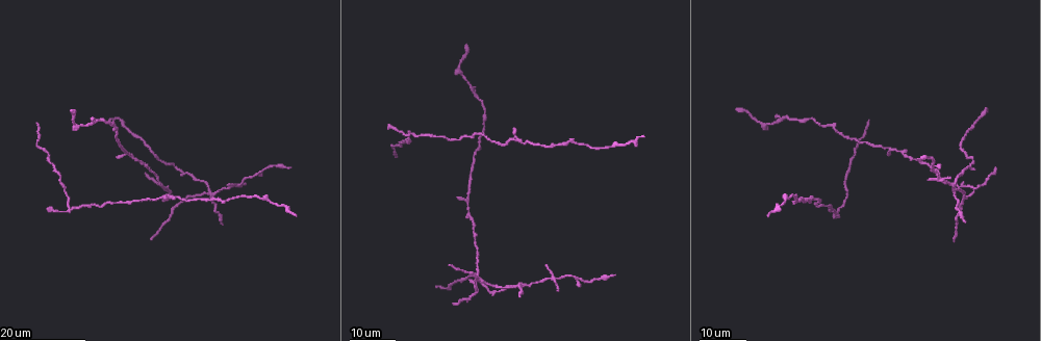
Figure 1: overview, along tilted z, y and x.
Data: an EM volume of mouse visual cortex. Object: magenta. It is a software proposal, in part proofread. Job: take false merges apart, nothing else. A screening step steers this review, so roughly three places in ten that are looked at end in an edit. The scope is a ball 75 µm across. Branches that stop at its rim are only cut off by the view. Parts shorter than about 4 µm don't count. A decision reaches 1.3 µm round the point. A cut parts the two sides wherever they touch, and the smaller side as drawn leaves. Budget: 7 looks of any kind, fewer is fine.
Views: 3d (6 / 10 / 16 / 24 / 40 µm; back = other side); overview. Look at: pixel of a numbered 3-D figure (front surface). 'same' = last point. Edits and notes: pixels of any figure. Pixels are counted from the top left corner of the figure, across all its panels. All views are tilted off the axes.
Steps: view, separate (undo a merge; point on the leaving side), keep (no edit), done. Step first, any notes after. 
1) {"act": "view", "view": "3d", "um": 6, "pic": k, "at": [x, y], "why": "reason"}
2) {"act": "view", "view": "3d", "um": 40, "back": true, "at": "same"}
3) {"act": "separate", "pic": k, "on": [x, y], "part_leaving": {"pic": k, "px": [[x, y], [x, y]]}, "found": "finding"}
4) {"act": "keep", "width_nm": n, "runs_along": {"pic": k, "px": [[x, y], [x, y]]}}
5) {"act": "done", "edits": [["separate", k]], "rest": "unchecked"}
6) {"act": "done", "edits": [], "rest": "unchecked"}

{"act": "view", "view": "3d", "um": 16, "pic": 1, "at": [167, 190], "why": "narrows sharply"}

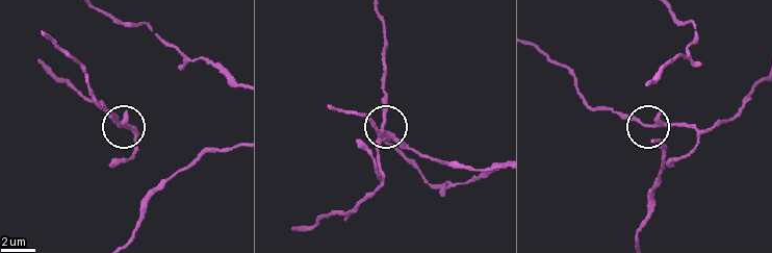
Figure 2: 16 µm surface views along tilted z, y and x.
{"act": "view", "view": "3d", "um": 6, "pic": 2, "at": [647, 124], "why": "closer look"}

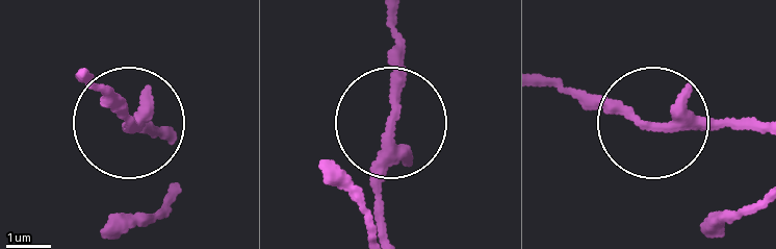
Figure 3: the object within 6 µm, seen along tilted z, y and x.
{"act": "keep", "width_nm": 200, "runs_along": {"pic": 3, "px": [[82, 78], [112, 91], [132, 126], [152, 129]]}, "found": "one neuron here"}

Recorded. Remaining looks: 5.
{"act": "view", "view": "3d", "um": 16, "pic": 1, "at": [212, 194], "why": "four or more arms meet"}

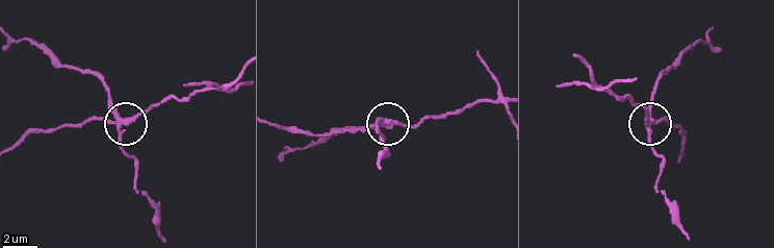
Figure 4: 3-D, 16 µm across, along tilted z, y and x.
{"act": "view", "view": "3d", "um": 10, "pic": 4, "at": [382, 118]}

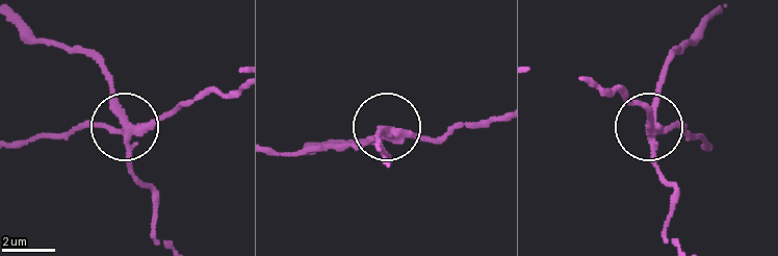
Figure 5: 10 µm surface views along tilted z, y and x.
{"act": "separate", "pic": 5, "on": [100, 127], "part_leaving": {"pic": 5, "px": [[134, 131], [151, 128], [212, 92], [236, 94]]}, "found": "two neurons meet here"}

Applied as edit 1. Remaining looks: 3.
{"act": "view", "view": "3d", "um": 16, "pic": 1, "at": [474, 230], "why": "thin neck"}

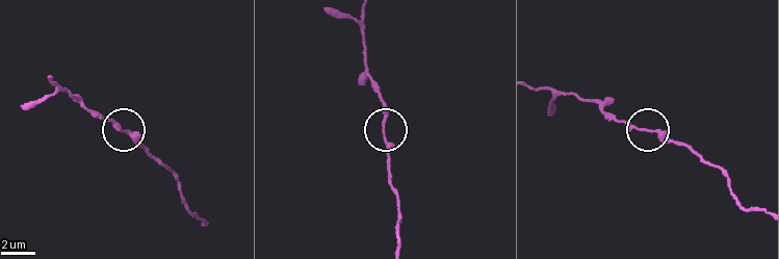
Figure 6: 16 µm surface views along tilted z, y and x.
{"act": "view", "view": "3d", "um": 6, "pic": 6, "at": [646, 129]}

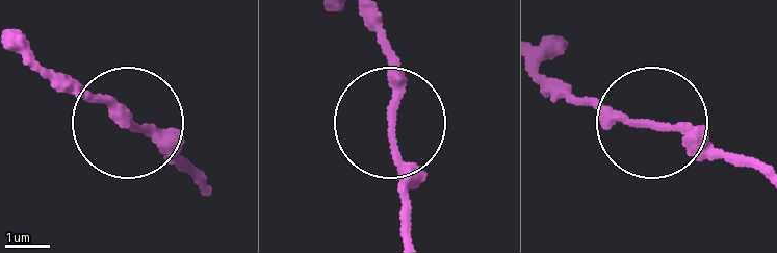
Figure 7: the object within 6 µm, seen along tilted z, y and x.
{"act": "keep", "runs_along": {"pic": 7, "px": [[368, 17], [395, 105], [408, 223]]}, "found": "one neuron here"}

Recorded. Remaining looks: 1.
{"act": "done", "edits": [["separate", 5]], "rest": "unchecked"}

